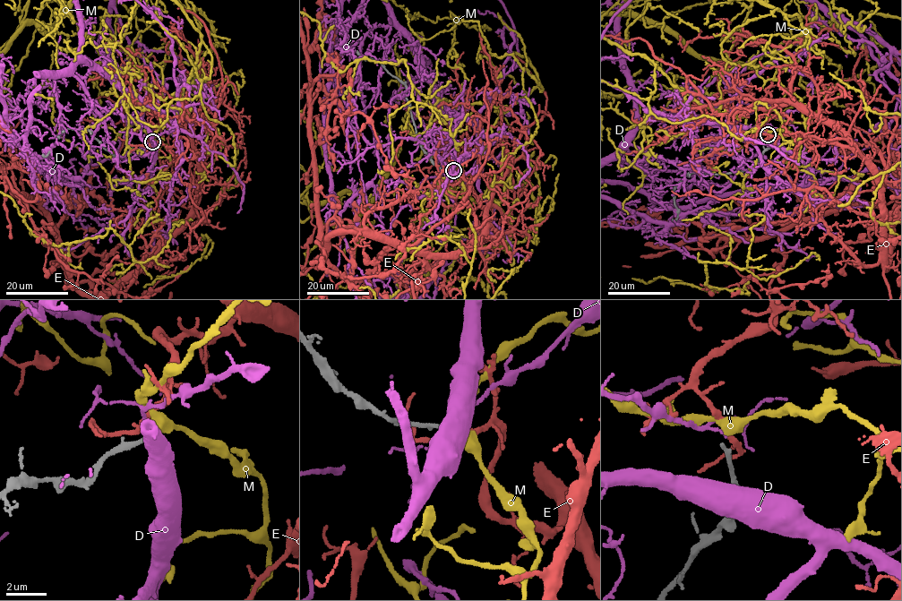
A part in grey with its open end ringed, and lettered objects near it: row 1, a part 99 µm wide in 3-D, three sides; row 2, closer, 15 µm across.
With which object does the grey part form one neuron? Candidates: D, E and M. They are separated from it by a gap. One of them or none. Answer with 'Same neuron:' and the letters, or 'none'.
Same neuron: none

